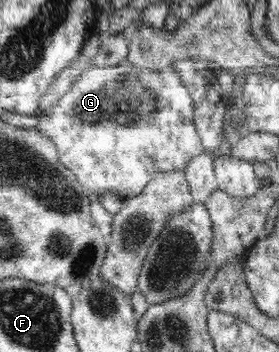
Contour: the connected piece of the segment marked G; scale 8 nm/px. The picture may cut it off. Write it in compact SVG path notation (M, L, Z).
M127 61L123 64L113 65L113 67L91 67L87 71L81 73L81 77L75 81L73 89L62 97L57 105L54 105L50 110L40 113L40 118L37 124L37 129L47 137L53 140L58 151L59 160L67 166L81 182L81 185L94 193L95 195L104 194L105 192L114 191L115 194L121 196L123 201L131 199L136 195L144 192L144 187L153 179L153 176L159 172L184 171L191 162L191 159L200 153L203 153L201 138L196 130L195 122L193 121L194 105L191 94L188 89L182 84L178 73L171 66L166 69L145 69L141 67L133 67Z

